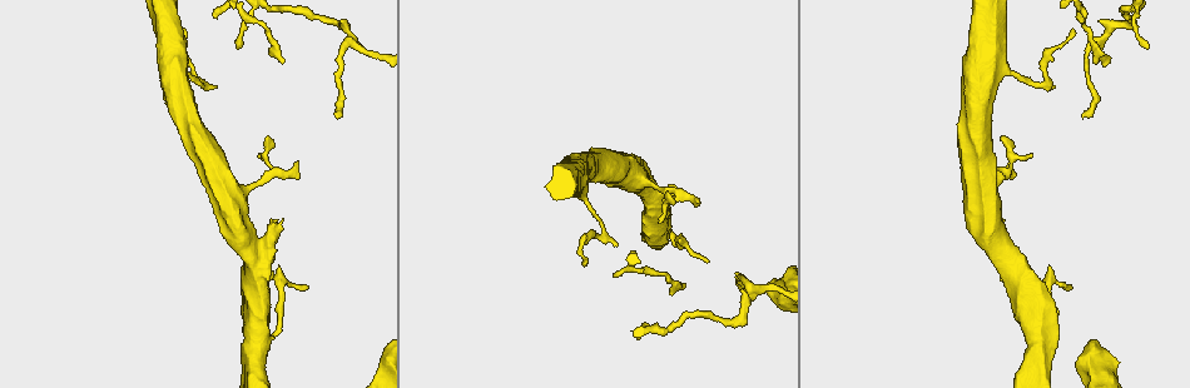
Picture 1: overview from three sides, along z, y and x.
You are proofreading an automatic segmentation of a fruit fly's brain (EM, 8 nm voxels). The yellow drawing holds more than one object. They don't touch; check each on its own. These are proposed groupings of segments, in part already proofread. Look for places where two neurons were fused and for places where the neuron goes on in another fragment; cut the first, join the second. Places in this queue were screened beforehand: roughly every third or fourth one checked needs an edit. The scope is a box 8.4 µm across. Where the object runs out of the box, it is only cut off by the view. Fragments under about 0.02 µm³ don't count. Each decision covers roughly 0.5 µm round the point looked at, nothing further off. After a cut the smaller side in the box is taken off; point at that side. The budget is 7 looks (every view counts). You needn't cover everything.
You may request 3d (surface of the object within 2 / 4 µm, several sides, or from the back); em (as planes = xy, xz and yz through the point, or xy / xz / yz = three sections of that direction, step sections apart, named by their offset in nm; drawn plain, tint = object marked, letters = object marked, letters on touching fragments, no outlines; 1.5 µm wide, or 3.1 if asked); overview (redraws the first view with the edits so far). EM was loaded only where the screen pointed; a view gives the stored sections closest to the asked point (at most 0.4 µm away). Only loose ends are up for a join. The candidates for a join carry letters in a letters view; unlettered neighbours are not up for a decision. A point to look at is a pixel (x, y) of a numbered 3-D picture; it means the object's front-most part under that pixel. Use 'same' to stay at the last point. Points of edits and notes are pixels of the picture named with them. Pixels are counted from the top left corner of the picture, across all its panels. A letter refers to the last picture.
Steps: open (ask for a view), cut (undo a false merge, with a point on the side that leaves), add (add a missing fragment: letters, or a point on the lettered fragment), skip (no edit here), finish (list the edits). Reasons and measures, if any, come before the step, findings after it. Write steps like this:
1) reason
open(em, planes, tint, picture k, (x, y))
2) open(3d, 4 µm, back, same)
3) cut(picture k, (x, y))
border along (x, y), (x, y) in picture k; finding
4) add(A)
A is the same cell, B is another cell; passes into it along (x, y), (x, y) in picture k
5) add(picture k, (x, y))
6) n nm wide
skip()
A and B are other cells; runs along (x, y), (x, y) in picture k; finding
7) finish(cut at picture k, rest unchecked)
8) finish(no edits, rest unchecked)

thin end
open(em, planes, letters, picture 1, (336, 116))

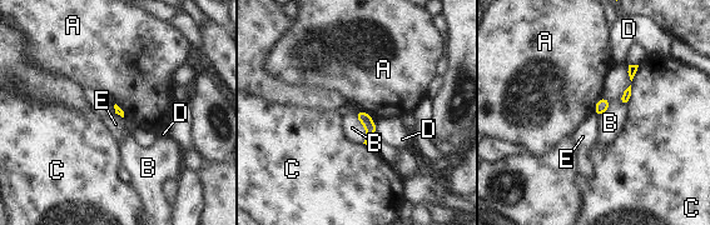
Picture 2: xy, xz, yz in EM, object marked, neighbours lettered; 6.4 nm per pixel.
B touches over 200 nm
skip()
A, B, C, D and E are other cells; border along (595, 113), (597, 118) in picture 2; none of them fits

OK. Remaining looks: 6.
open(em, xz, step 4, plain, picture 1, (259, 338))

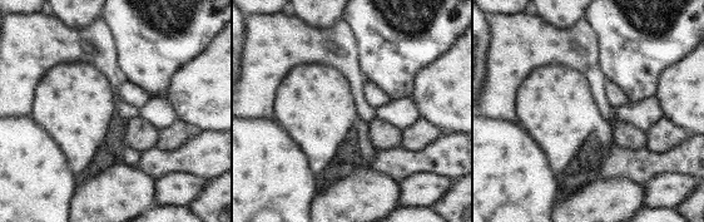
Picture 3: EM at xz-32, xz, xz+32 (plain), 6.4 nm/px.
open(em, xz, step 4, letters, same)

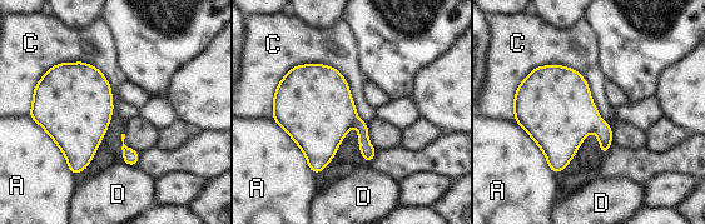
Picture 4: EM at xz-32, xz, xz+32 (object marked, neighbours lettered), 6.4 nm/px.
skip()
A, C and D are other cells; border along (274, 89), (331, 65), (367, 124) in picture 4; continuous, no second neuron

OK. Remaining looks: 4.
an open end
open(3d, 2 µm, picture 1, (1031, 155))

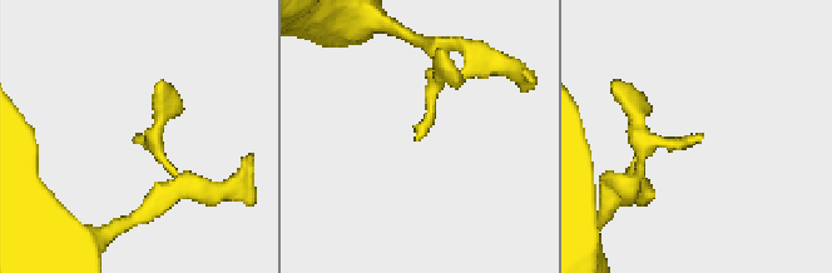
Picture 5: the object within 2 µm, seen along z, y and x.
shape alone is not enough
open(em, xz, step 8, letters, picture 5, (420, 139))

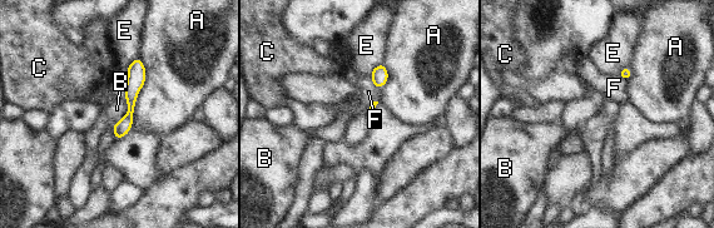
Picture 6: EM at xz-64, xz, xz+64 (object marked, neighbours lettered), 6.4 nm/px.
cut it another way
open(em, planes, letters, same)

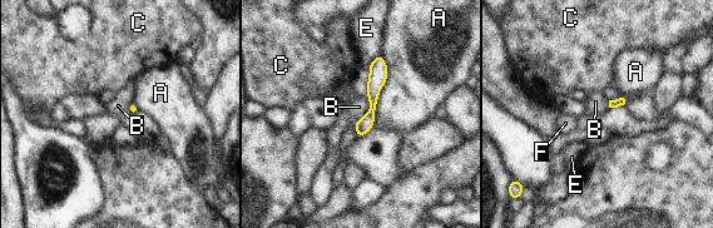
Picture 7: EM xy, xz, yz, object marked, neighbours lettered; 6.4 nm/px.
skip()
A, B, C, E and F are other cells; runs along (384, 67), (360, 132) in picture 7; none of them fits

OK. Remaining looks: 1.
finish(no edits, rest unchecked)

